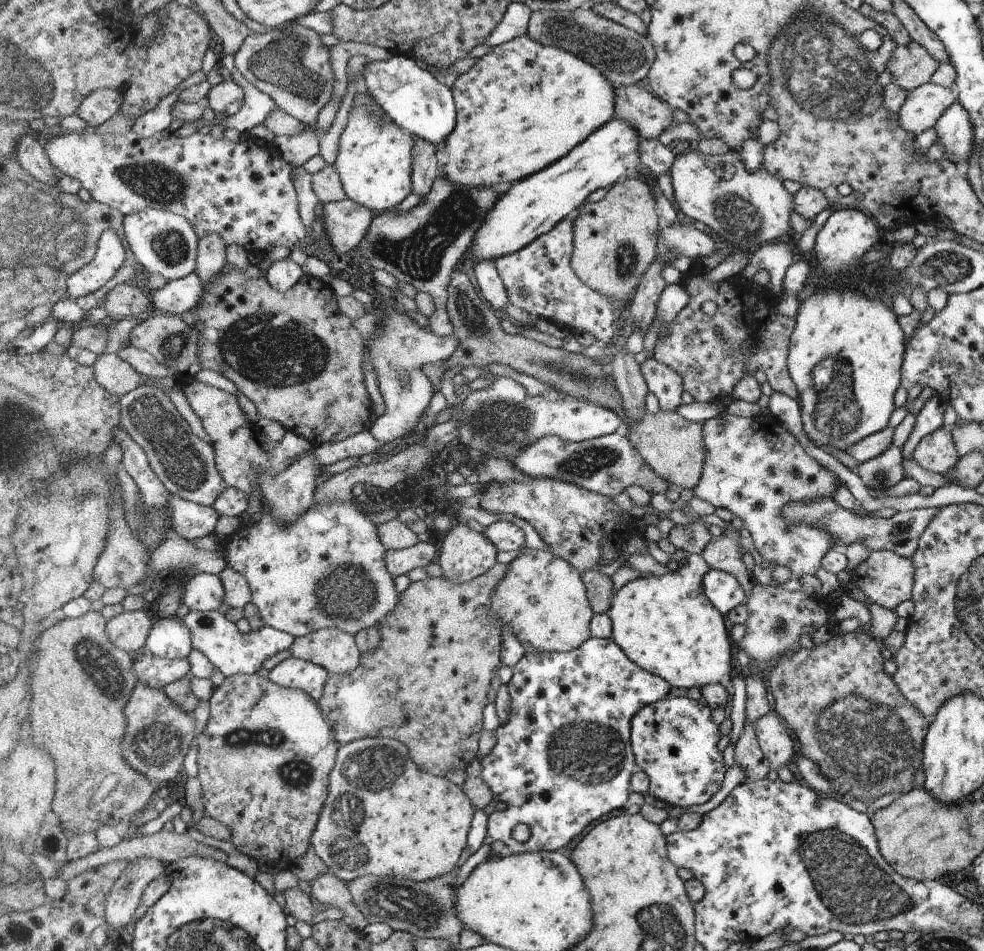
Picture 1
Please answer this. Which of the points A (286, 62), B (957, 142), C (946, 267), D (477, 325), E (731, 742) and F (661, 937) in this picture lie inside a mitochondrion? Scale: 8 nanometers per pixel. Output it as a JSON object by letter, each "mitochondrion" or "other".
{"A":"mitochondrion","B":"mitochondrion","C":"mitochondrion","D":"mitochondrion","E":"other","F":"mitochondrion"}

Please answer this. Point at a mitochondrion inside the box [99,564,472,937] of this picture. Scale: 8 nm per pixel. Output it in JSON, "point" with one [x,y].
{"point":[376,768]}

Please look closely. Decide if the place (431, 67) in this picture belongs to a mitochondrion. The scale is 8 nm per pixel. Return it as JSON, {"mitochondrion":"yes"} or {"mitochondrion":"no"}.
{"mitochondrion":"no"}

